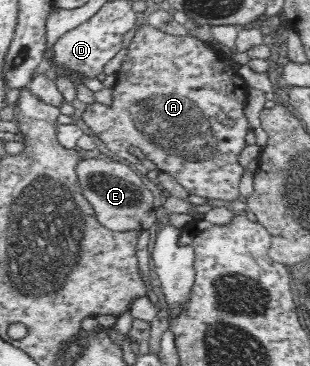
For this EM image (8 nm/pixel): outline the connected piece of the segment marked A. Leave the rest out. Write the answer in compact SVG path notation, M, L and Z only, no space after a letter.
M149 24L140 25L137 29L131 32L133 39L127 46L127 54L121 62L121 68L115 74L116 83L112 89L113 99L111 106L95 103L87 105L83 108L81 119L86 124L99 140L111 150L119 160L125 159L129 164L138 164L144 157L155 163L157 169L161 173L173 175L179 184L187 190L189 194L195 196L203 196L203 198L213 198L213 200L230 200L233 201L239 196L239 178L244 172L244 168L237 162L237 156L243 148L245 148L245 134L250 126L247 124L247 119L244 117L244 106L247 103L247 88L243 77L235 71L229 64L220 57L220 54L214 52L213 48L207 43L202 42L198 38L189 36L173 36L173 34L165 34L153 28Z

